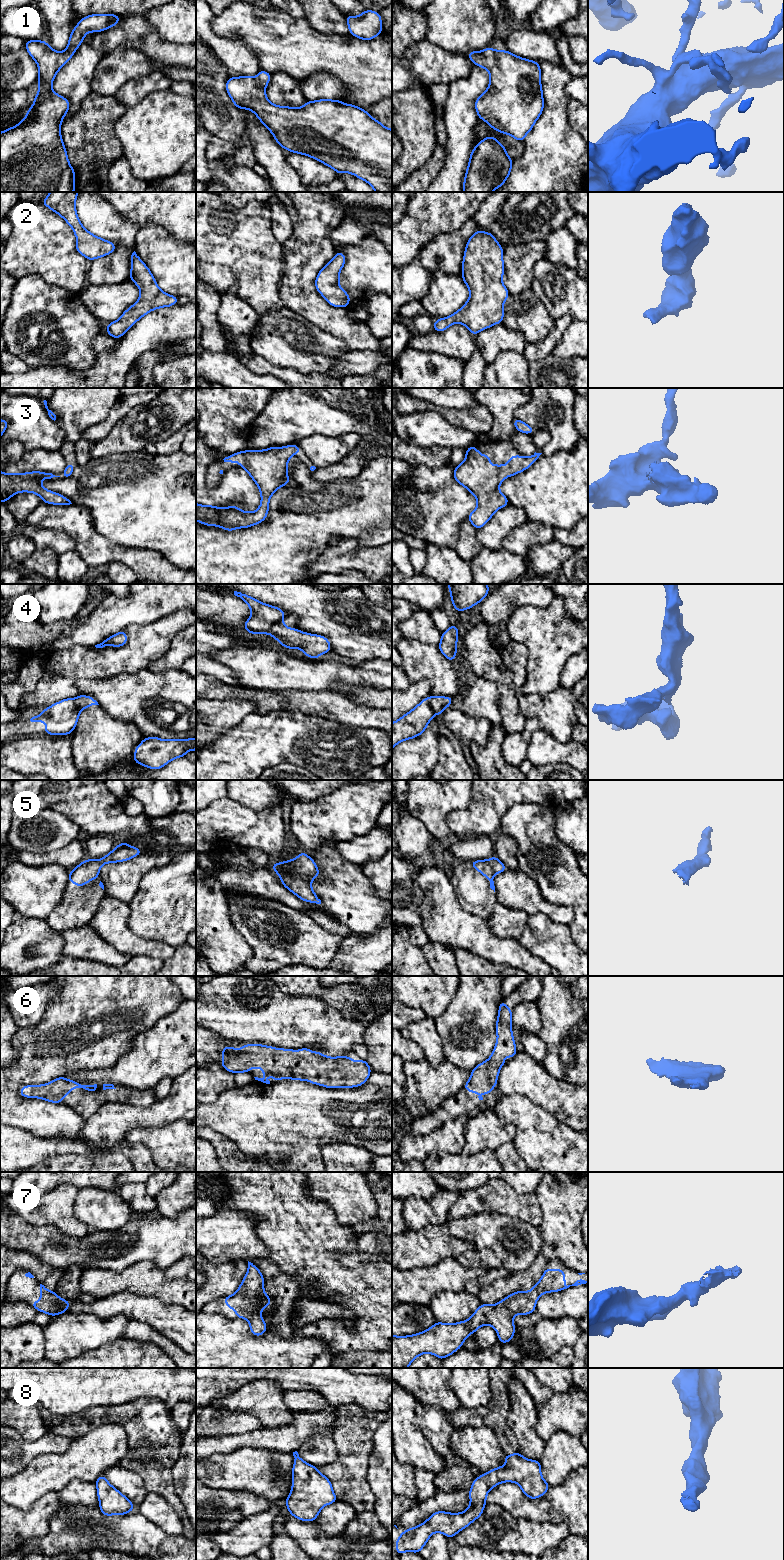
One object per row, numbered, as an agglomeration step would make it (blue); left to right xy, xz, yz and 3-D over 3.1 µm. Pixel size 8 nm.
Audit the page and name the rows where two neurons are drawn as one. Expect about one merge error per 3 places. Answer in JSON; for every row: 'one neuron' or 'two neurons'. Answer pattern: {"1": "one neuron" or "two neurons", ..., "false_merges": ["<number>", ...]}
{"1": "one neuron", "2": "one neuron", "3": "one neuron", "4": "two neurons", "5": "one neuron", "6": "one neuron", "7": "one neuron", "8": "one neuron", "false_merges": ["4"]}

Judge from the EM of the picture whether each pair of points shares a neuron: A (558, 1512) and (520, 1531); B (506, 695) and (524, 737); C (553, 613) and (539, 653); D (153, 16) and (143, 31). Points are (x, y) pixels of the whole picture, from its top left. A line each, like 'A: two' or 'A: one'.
A: two
B: two
C: one
D: two

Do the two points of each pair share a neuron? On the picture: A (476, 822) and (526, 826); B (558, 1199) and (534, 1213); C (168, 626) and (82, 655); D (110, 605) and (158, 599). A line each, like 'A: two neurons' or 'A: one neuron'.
A: two neurons
B: two neurons
C: one neuron
D: one neuron

